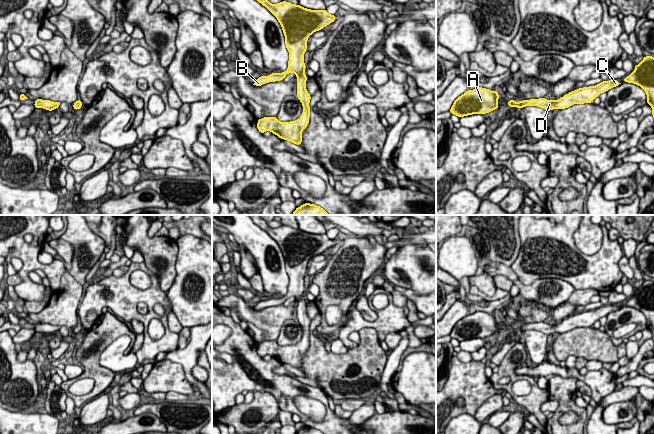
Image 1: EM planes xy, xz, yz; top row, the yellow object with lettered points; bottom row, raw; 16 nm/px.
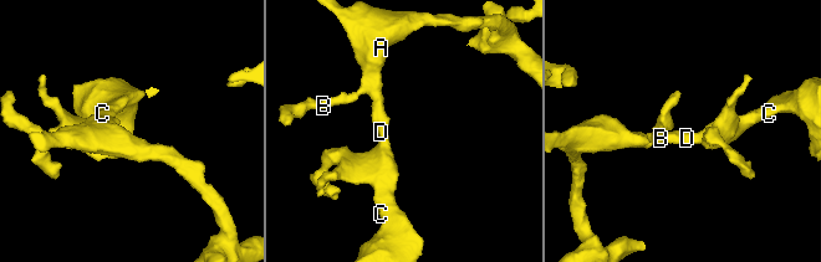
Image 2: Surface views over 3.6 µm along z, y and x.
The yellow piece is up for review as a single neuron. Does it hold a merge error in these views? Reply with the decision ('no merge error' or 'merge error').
no merge error

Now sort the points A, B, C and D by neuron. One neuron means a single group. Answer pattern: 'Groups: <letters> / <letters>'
Groups: A B C D

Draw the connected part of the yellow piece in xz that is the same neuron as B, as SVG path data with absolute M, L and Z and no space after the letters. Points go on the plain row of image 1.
M248 215L255 224L265 230L280 247L285 269L289 276L288 292L283 297L272 297L259 301L253 309L283 304L287 298L294 297L297 305L297 321L302 327L303 336L299 343L290 346L280 346L276 340L258 343L257 353L260 357L270 355L280 363L291 365L294 368L302 367L302 356L309 348L311 320L306 313L307 301L304 277L307 275L307 265L314 256L335 245L335 239L330 239L327 234L311 234L290 226L269 227L267 222L259 215Z

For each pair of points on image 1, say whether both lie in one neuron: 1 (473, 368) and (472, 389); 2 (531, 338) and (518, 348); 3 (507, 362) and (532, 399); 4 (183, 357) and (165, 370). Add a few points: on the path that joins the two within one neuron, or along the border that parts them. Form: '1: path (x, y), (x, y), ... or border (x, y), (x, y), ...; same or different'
1: path (473, 373), (472, 384); same
2: border (524, 346), (527, 351); different
3: path (512, 374), (515, 377), (528, 378), (534, 387); same
4: border (164, 359), (178, 362), (189, 382); different

